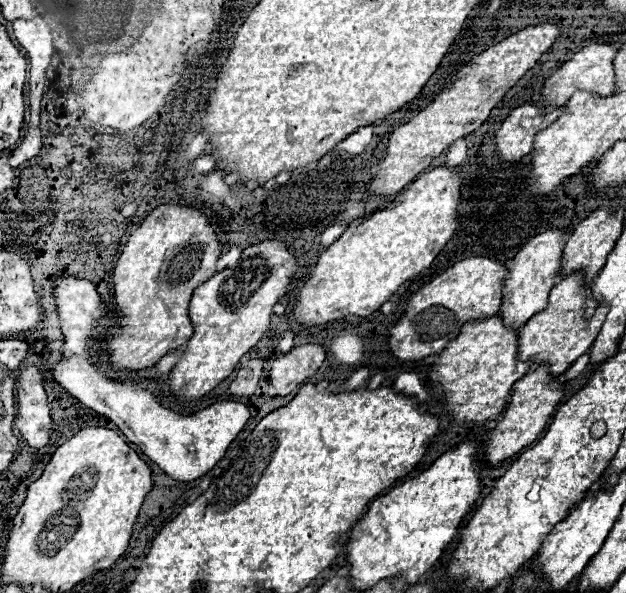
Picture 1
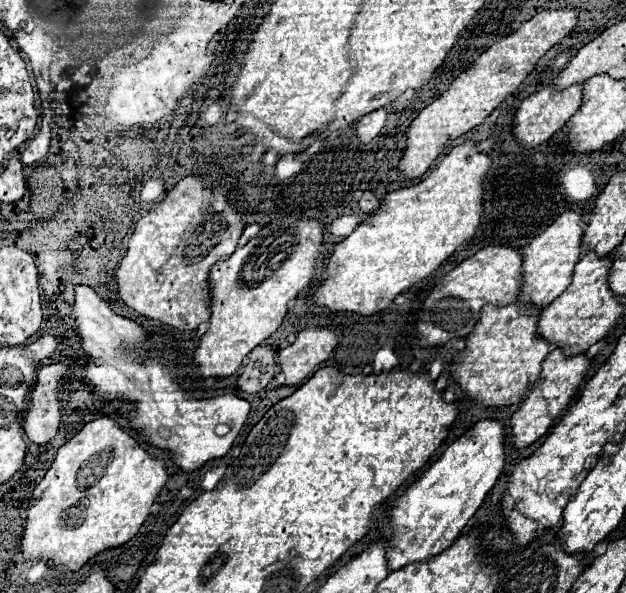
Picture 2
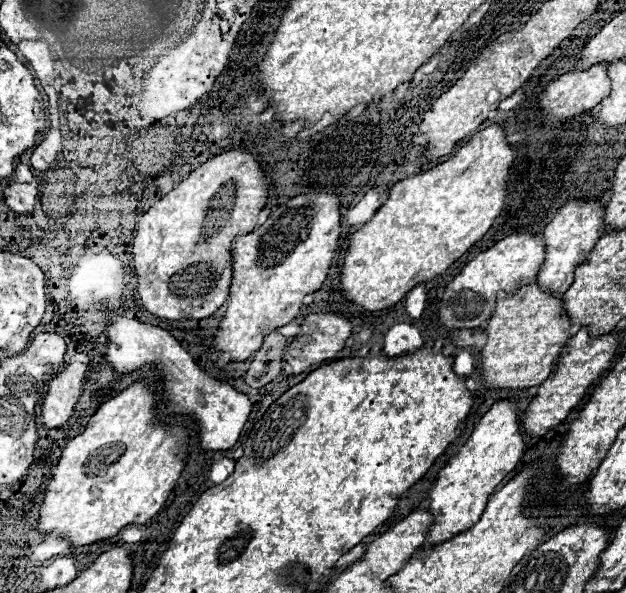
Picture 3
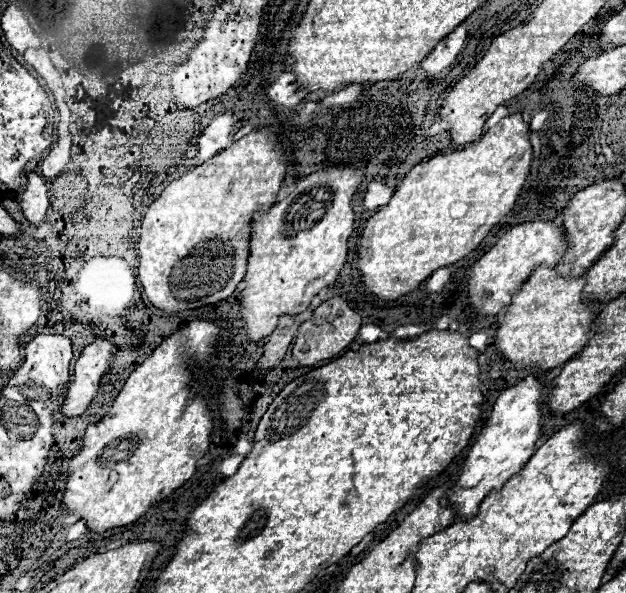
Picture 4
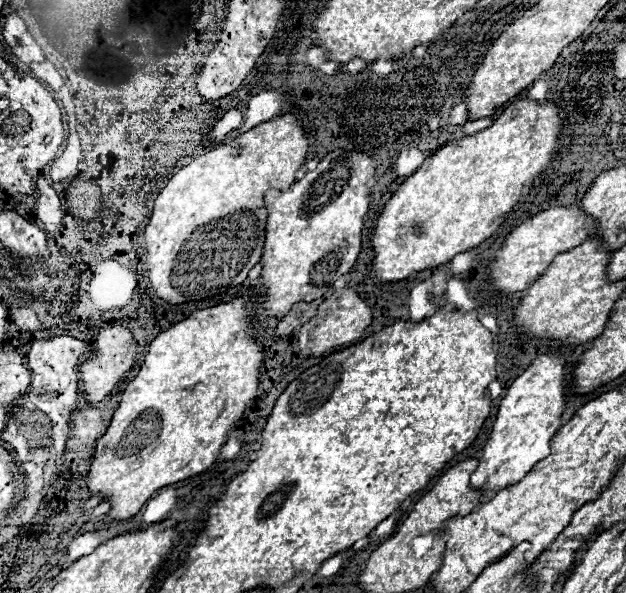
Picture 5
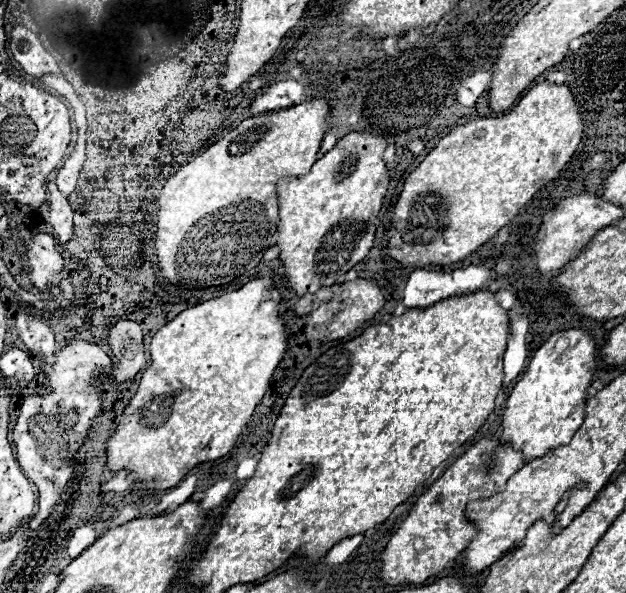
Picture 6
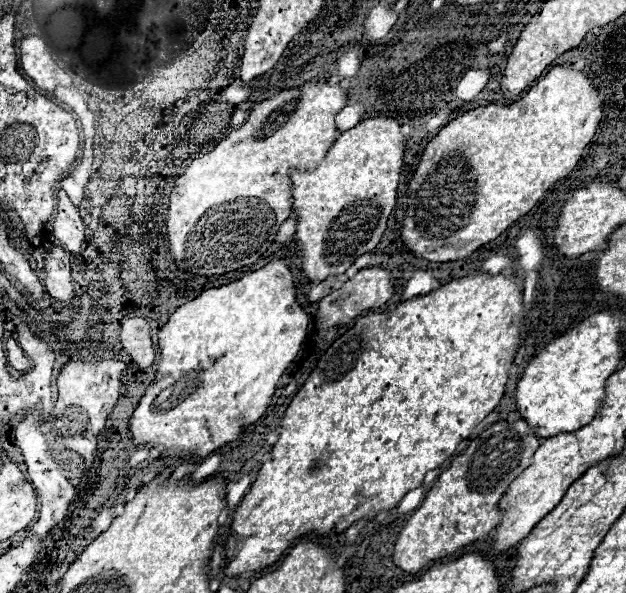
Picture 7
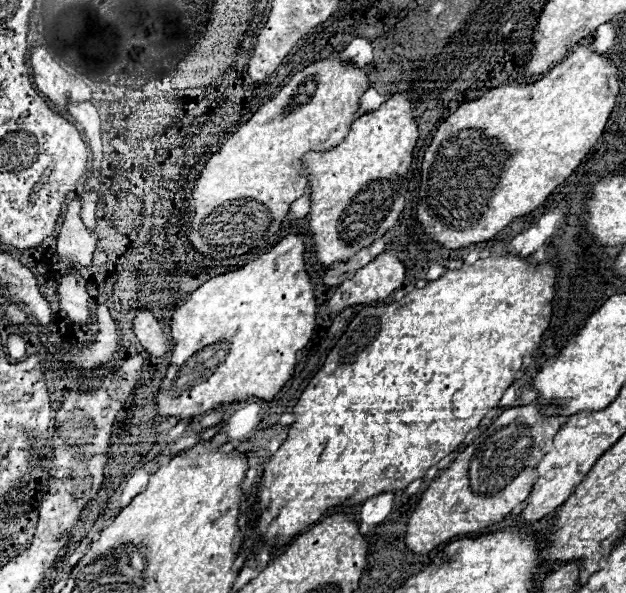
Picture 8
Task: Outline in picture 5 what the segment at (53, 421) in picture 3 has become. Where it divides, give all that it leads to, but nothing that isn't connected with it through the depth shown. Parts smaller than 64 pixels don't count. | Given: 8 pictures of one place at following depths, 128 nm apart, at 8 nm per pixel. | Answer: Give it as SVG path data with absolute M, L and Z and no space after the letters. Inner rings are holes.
M116 324L110 328L104 328L96 336L94 348L96 350L80 364L80 374L82 374L82 382L84 382L82 398L88 404L102 402L112 392L112 388L118 386L122 376L132 370L132 366L136 364L136 354L138 354L138 346L132 342L130 330L124 326L116 326Z

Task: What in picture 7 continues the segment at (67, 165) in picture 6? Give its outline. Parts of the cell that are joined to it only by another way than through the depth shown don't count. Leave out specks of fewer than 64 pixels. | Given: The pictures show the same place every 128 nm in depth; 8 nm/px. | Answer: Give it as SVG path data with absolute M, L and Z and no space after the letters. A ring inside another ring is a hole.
M88 138L84 144L84 154L78 160L76 168L68 176L62 178L62 190L68 194L74 206L78 206L82 200L84 184L88 182L88 176L90 176L90 164L92 164L92 148L90 148L90 138Z

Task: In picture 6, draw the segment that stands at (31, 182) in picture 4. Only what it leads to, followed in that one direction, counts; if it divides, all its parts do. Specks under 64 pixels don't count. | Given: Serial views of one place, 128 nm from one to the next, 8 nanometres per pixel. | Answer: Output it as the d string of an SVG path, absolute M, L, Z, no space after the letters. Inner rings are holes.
M48 182L48 204L50 204L48 222L52 224L58 242L66 244L72 238L72 208L54 182Z

